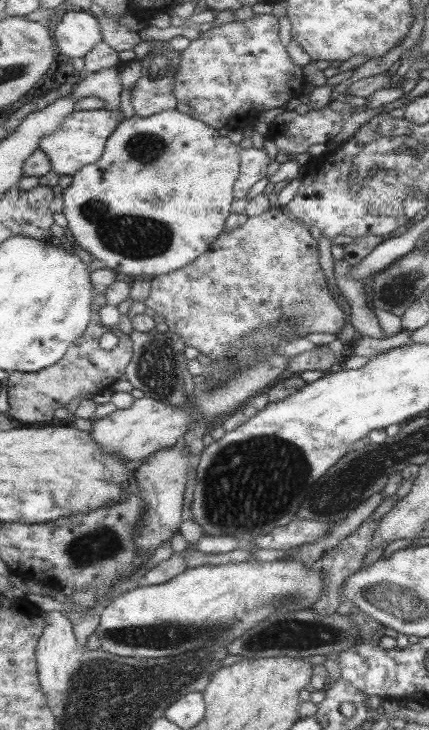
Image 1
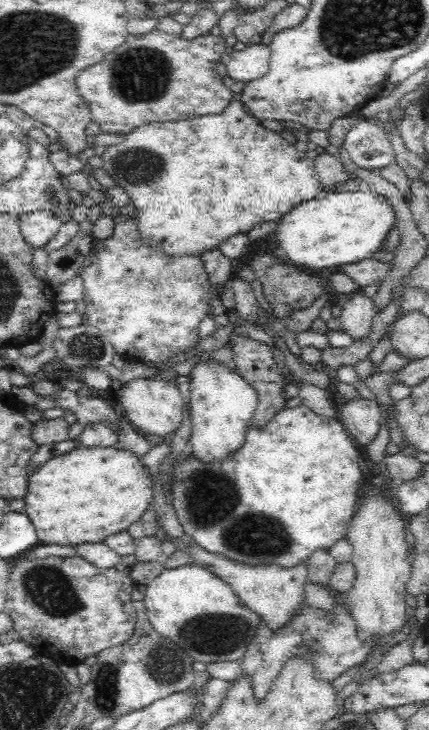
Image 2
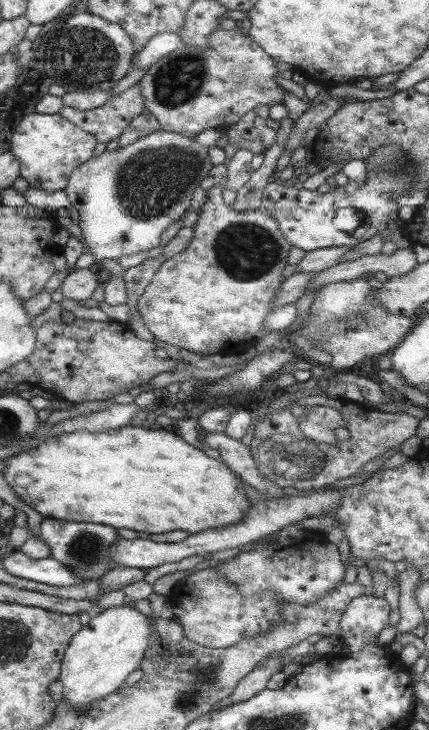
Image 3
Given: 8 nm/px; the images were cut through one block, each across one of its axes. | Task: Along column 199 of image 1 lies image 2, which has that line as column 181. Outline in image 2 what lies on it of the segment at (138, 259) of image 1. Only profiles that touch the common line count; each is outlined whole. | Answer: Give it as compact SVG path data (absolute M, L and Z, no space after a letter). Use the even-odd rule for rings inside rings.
M233 101L230 105L223 114L205 115L176 123L154 122L138 127L137 130L125 136L124 144L108 146L102 154L103 160L105 160L102 169L118 182L118 187L126 190L131 196L130 204L137 208L135 216L136 224L140 229L140 237L144 237L144 241L148 242L148 245L160 249L161 253L168 254L169 257L183 257L186 254L196 254L201 257L202 251L218 247L225 238L236 233L250 231L256 223L262 220L279 220L298 204L318 197L321 184L313 160L306 157L305 152L296 149L295 144L289 143L281 135L278 136L277 132L268 132L266 128L262 128L258 120L248 118L242 110L242 102Z

